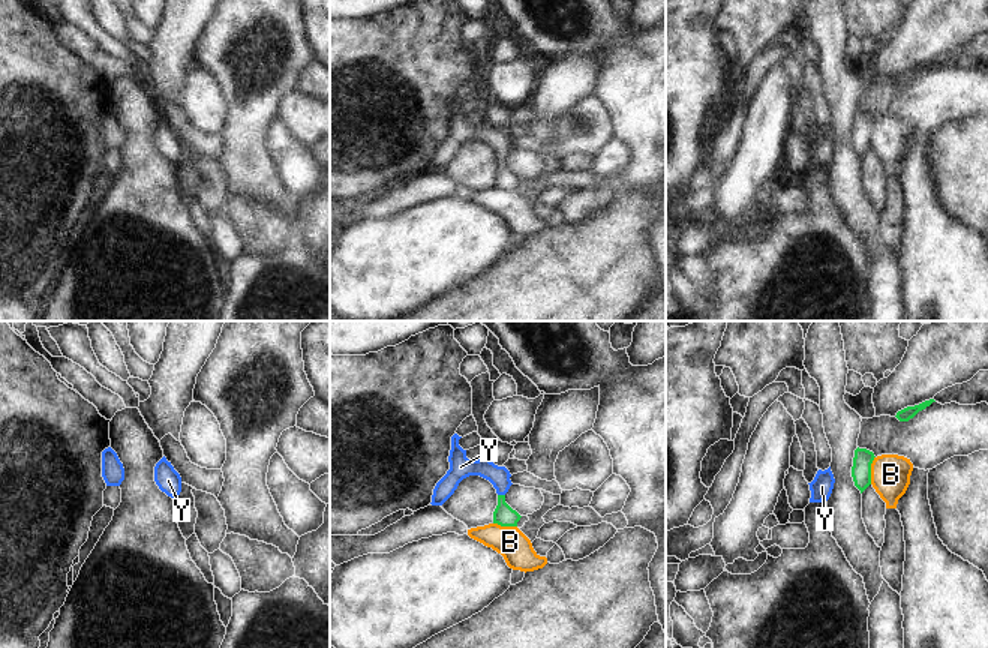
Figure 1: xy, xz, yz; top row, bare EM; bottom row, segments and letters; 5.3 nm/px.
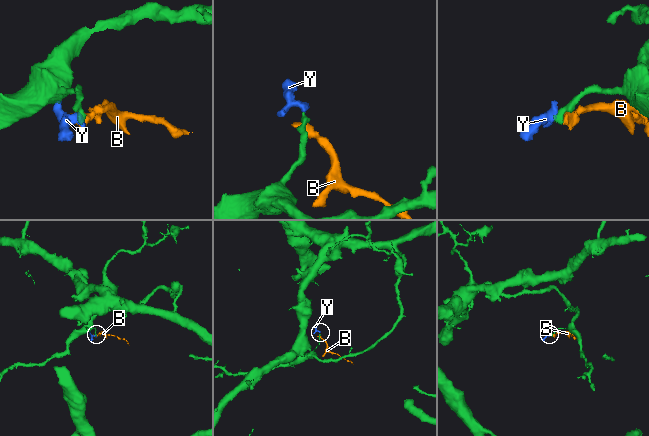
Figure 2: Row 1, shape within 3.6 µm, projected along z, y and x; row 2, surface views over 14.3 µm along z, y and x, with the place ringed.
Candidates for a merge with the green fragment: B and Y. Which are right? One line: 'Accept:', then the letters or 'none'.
Accept: Y

